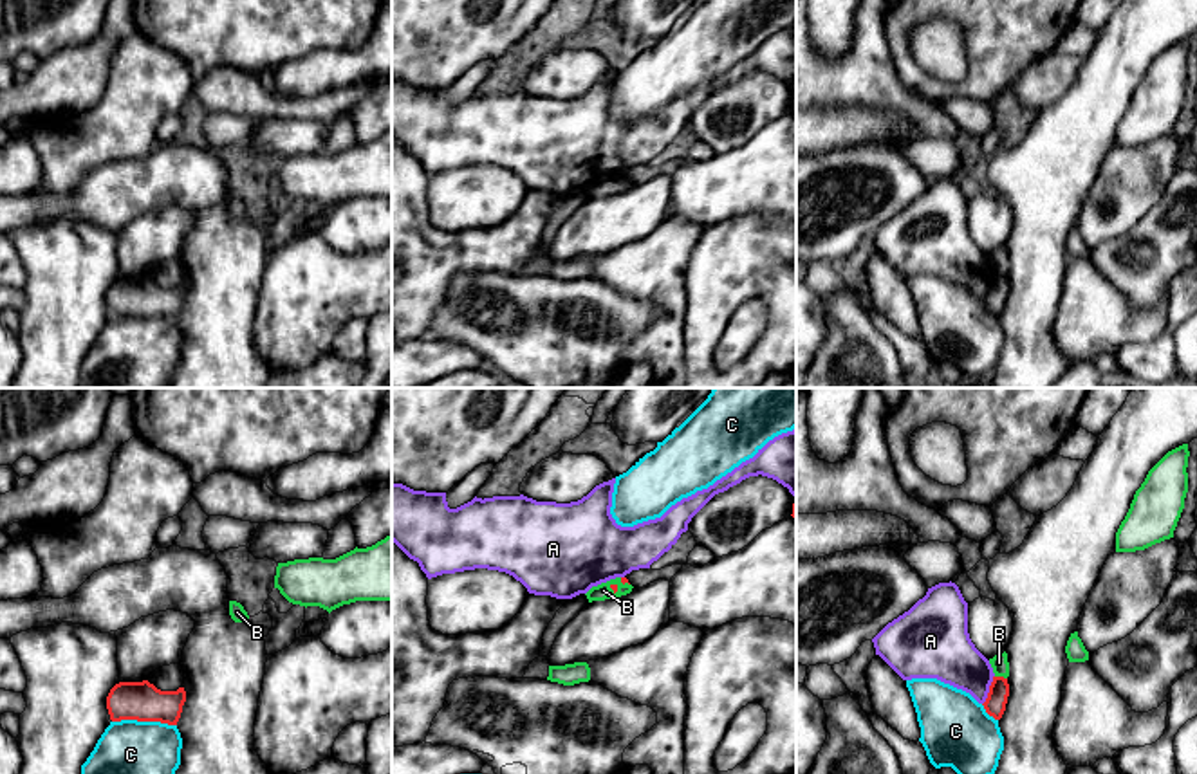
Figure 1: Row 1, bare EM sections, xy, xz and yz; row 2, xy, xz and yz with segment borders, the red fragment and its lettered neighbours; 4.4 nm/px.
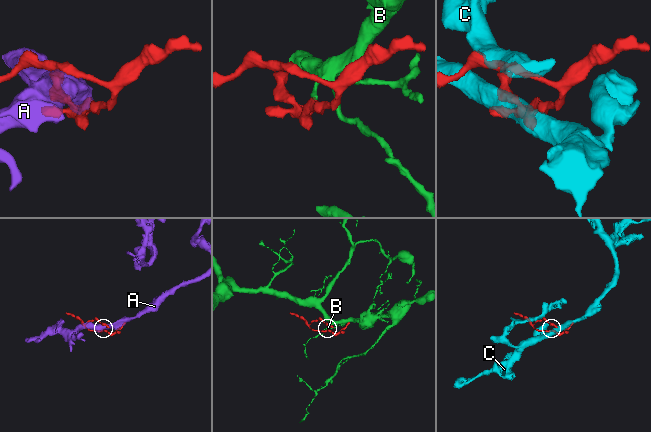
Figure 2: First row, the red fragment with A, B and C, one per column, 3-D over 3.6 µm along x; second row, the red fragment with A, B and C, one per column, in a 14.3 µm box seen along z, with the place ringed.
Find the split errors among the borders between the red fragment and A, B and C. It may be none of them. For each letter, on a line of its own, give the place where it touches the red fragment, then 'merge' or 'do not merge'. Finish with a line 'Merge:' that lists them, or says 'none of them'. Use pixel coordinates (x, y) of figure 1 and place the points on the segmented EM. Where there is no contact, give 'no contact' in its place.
A: yz (990, 690) | do not merge
B: yz (1001, 677) | do not merge
C: xy (145, 720) | do not merge
Merge: none of them

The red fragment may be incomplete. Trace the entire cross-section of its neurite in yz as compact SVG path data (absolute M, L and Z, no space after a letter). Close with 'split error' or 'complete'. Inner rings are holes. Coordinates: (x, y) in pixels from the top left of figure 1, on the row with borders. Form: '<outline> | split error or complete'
M993 677L986 702L982 704L986 713L995 720L1000 720L1009 696L1009 684L1004 677Z | complete

